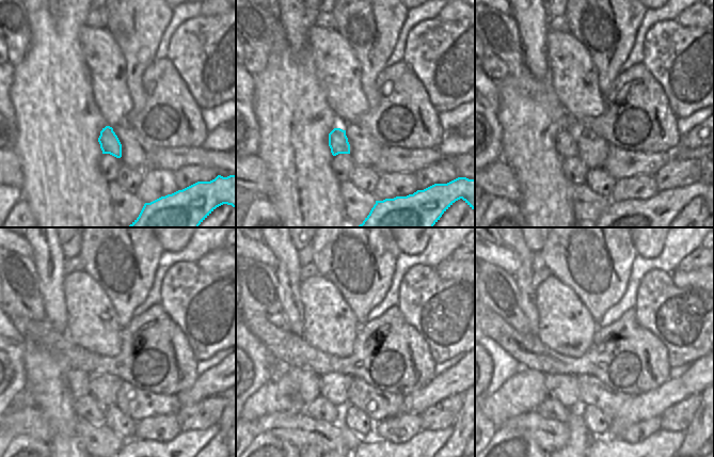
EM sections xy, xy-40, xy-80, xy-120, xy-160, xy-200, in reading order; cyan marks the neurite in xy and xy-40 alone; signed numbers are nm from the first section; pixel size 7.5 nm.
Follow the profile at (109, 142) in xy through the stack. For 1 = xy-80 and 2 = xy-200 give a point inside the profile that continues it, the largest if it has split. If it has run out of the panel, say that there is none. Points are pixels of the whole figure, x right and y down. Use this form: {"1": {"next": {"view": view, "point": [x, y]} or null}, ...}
{"1": {"next": {"view": "xy-80", "point": [565, 143]}}, "2": {"next": {"view": "xy-200", "point": [525, 391]}}}

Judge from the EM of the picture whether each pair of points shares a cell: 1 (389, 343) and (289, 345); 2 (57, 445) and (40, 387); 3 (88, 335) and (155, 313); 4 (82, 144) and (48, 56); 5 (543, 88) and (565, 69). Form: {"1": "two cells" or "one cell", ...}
{"1": "one cell", "2": "one cell", "3": "two cells", "4": "one cell", "5": "two cells"}

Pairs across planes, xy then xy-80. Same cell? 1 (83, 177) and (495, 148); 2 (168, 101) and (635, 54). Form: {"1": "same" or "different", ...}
{"1": "different", "2": "different"}

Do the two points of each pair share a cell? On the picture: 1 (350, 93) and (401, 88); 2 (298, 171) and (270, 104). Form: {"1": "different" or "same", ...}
{"1": "different", "2": "same"}

